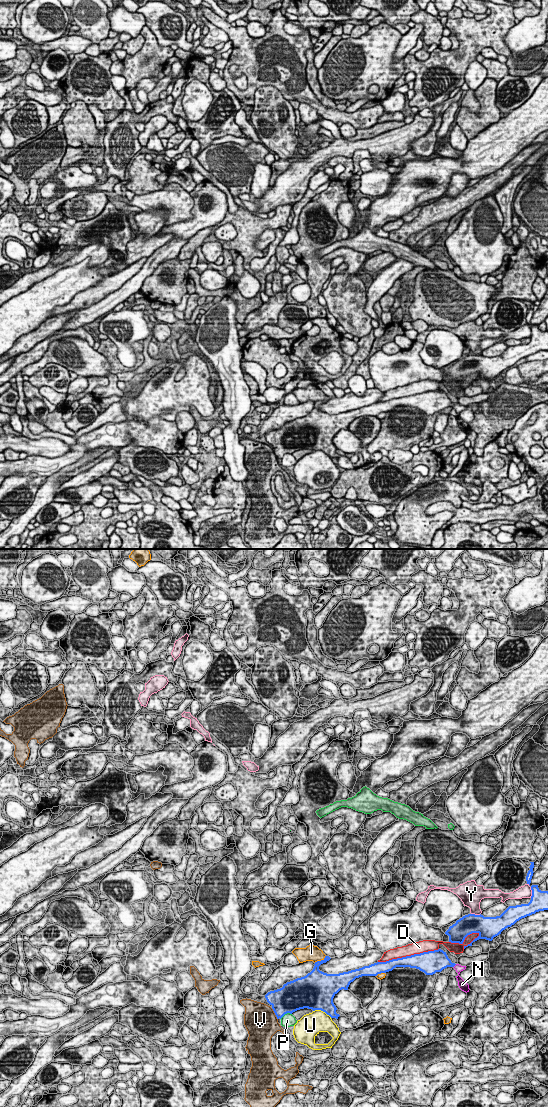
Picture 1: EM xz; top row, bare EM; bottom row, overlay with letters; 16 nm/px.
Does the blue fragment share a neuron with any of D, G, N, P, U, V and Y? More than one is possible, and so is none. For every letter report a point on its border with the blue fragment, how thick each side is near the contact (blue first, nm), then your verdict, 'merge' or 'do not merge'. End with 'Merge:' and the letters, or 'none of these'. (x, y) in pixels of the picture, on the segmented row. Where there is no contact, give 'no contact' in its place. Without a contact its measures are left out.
D: xz (408, 956) | 280/190 nm | do not merge
G: xz (321, 960) | 190/260 nm | do not merge
N: xz (454, 965) | 280/120 nm | merge
P: xz (285, 1013) | 440/200 nm | do not merge
U: xz (322, 1010) | 480/360 nm | do not merge
V: xz (275, 1014) | 400/480 nm | do not merge
Y: xz (532, 892) | 280/200 nm | do not merge
Merge: N

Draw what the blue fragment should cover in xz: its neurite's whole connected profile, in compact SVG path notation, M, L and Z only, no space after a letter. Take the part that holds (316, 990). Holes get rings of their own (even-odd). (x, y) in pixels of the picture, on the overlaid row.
M441 949L377 962L339 974L327 974L319 970L319 966L330 959L329 956L325 956L323 960L315 962L313 970L306 976L287 982L282 988L265 995L277 1019L304 1008L313 1011L321 1010L331 1018L338 1019L340 1015L336 1013L337 1008L333 1003L333 998L340 990L348 990L350 983L356 978L377 976L392 971L396 967L416 968L426 975L433 975L447 967L453 967L458 973L456 978L459 988L466 993L470 990L469 985L459 976L466 966L452 963L446 952Z

